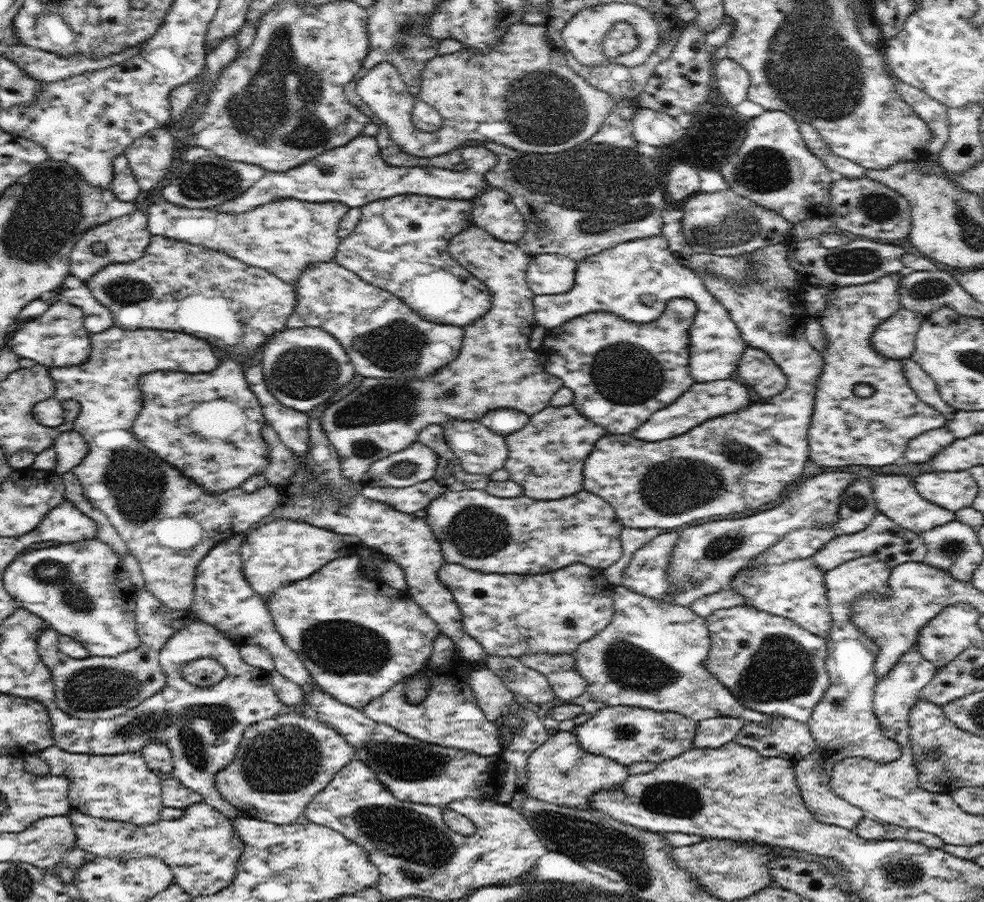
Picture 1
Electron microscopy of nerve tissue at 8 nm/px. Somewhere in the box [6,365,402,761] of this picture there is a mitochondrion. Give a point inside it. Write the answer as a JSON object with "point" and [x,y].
{"point":[335,646]}

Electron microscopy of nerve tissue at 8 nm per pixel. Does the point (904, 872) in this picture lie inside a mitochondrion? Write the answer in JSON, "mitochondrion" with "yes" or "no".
{"mitochondrion":"yes"}

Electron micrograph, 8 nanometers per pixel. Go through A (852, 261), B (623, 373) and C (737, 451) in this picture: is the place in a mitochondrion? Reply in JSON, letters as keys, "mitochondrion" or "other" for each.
{"A":"mitochondrion","B":"mitochondrion","C":"mitochondrion"}

